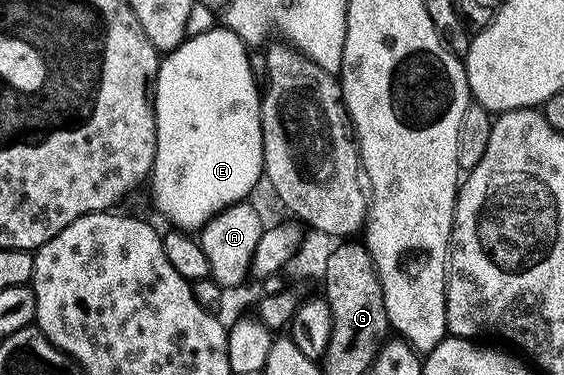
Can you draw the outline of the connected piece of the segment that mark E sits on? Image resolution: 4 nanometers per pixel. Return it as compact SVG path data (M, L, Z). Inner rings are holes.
M218 25L212 31L203 31L200 35L192 34L184 39L182 45L177 49L166 52L159 60L159 72L155 78L153 88L153 98L155 100L155 120L157 121L157 153L155 154L155 164L151 167L149 184L155 190L155 203L159 206L159 211L167 219L172 219L176 228L187 233L198 232L211 220L219 211L223 211L229 205L242 203L248 198L247 195L255 186L259 179L264 178L263 174L263 130L261 129L261 87L250 71L249 57L247 56L249 47L239 38L236 31L227 30L226 26Z

